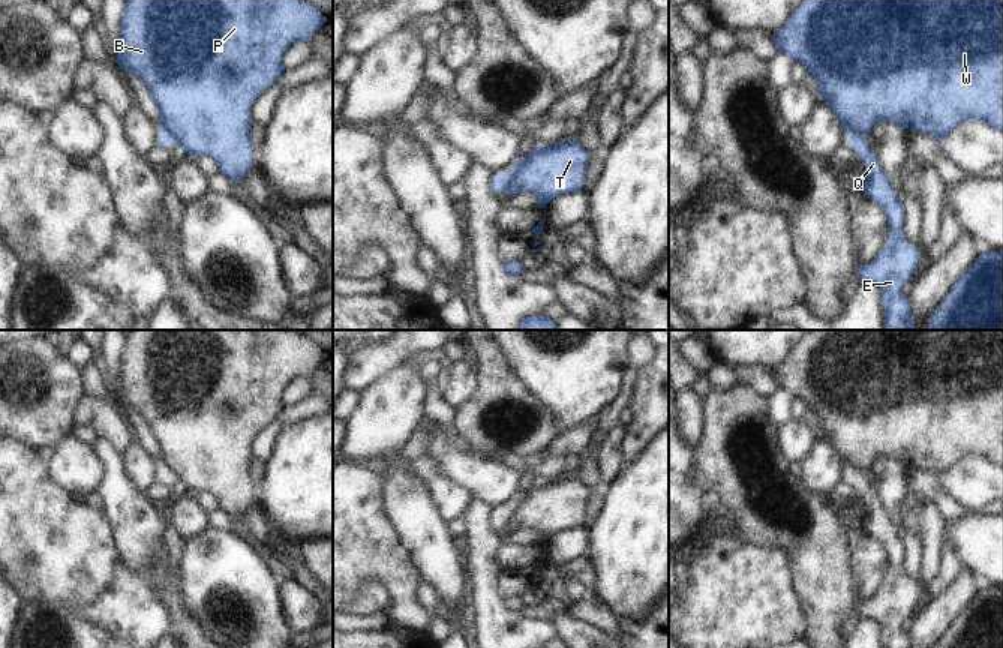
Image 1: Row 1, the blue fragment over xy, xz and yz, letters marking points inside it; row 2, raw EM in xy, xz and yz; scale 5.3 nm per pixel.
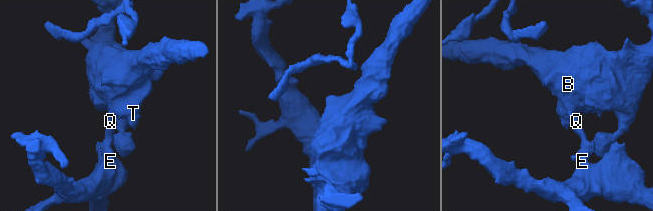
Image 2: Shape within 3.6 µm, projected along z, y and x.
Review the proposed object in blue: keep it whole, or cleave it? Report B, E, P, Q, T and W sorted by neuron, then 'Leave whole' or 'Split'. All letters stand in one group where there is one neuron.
Groups: B P T W / E Q. Split

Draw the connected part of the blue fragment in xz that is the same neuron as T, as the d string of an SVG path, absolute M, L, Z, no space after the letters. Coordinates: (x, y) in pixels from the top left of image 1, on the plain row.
M576 476L535 482L505 508L502 526L510 532L535 530L540 534L535 543L544 544L561 531L582 526L588 494L588 486Z

